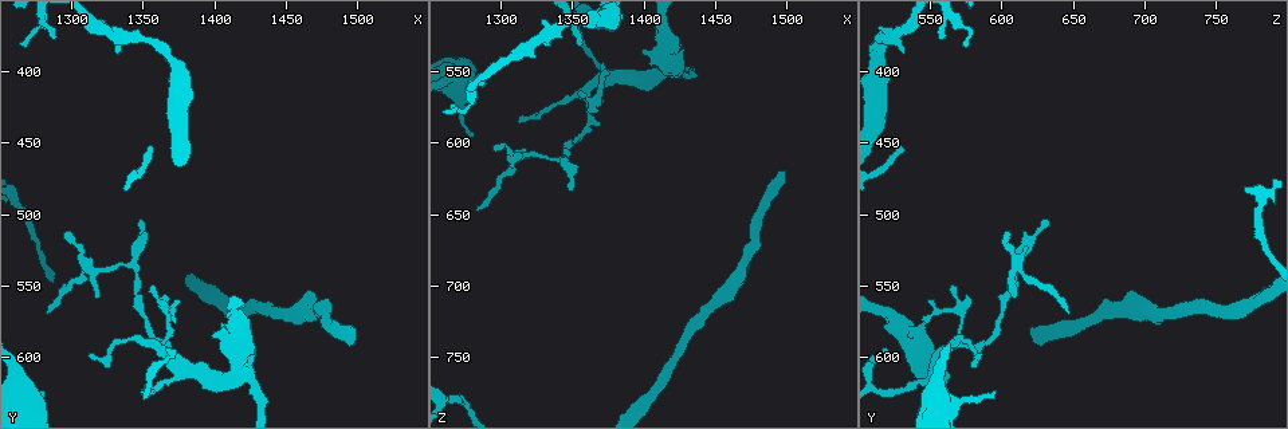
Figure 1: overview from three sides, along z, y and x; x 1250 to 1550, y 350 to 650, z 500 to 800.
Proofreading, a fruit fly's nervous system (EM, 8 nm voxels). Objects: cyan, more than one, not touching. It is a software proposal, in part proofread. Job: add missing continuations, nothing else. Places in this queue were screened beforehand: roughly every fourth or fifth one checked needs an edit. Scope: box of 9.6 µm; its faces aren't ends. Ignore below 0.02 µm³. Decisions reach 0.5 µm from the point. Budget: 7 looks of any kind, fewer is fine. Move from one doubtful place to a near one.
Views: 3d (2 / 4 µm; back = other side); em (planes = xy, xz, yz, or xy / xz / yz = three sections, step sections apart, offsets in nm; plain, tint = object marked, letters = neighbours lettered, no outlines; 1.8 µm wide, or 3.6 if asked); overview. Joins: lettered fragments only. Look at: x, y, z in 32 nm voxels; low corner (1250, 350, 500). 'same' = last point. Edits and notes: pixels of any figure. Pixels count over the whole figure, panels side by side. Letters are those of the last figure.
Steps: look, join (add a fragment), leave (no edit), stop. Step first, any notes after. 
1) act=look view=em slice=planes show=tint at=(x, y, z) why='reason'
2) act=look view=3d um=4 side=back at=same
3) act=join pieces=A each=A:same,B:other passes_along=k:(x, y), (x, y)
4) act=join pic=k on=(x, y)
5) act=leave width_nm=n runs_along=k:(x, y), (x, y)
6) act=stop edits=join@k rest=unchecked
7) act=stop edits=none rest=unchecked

act=look view=em slice=yz step=16 show=plain at=(1348, 506, 634) why='branch stops here'

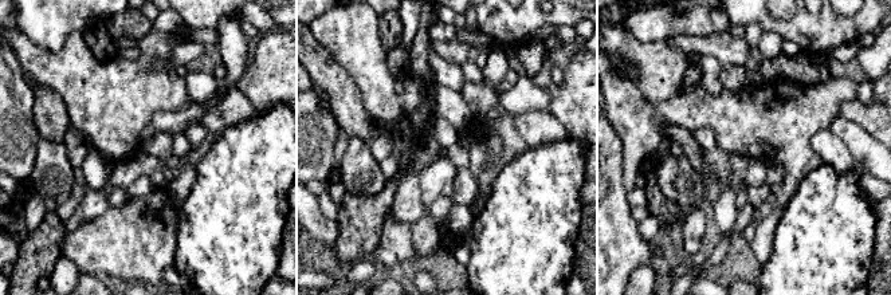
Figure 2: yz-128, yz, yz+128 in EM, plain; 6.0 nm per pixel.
act=look view=em slice=yz step=16 show=letters at=same

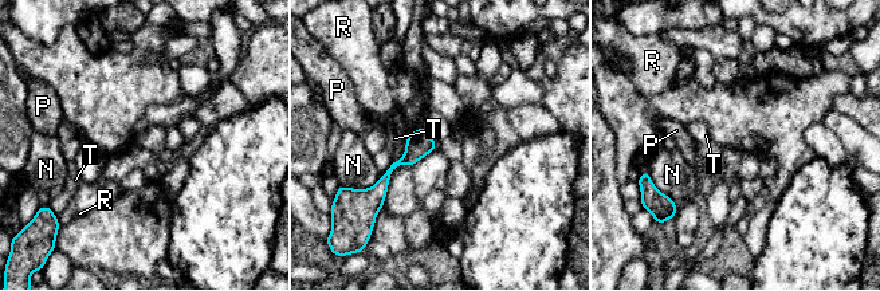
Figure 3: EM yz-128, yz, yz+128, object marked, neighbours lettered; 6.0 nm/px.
act=leave longest_contact=N:150nm each=N:other,P:other,R:other,T:other runs_along=3:(421, 130), (378, 192) found='none of them fits'

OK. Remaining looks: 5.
act=look view=3d um=4 at=(1314, 538, 610) why='a narrow waist'

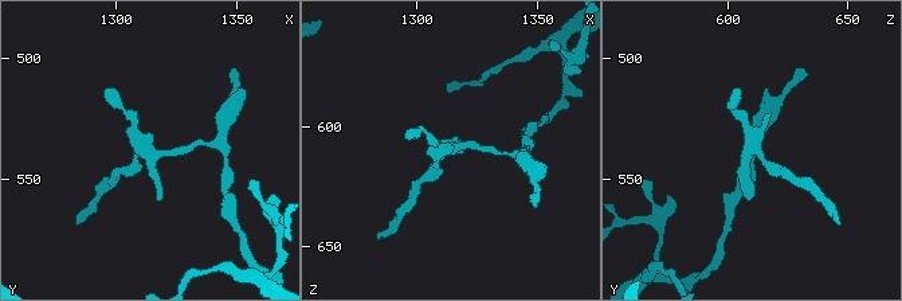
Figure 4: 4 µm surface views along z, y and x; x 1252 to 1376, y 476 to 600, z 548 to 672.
act=look view=em um=3.6 slice=xz step=8 show=tint at=(1312, 539, 609)

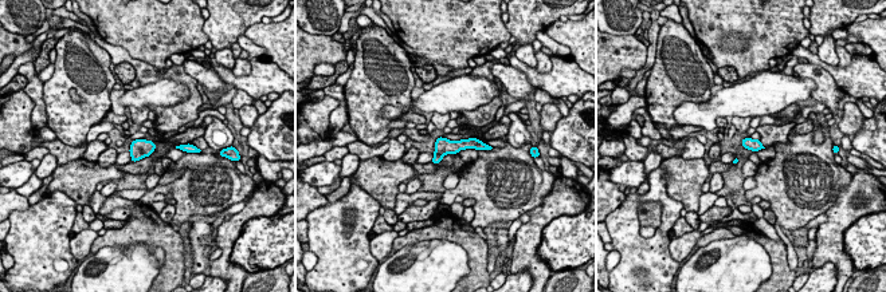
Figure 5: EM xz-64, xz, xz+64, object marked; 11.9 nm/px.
act=look view=em um=3.6 slice=planes show=letters at=same why='another direction'

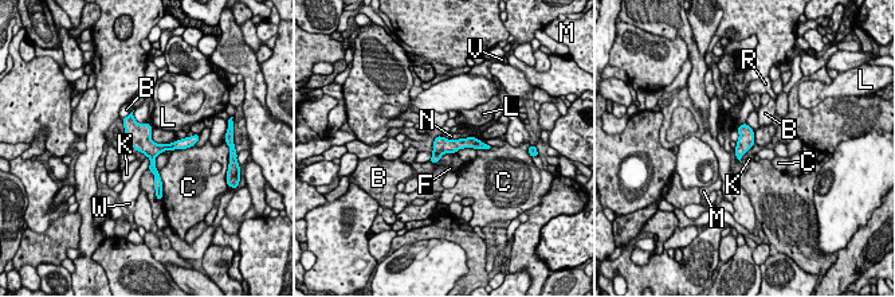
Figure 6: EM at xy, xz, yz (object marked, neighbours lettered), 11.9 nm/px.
act=leave each=B:other,C:other,F:other,K:other,L:other,M:other,N:other,R:other,V:other,W:other found='no lettered fragment goes on from it'

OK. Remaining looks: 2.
act=look view=em slice=planes show=tint at=(1286, 378, 558) why='an open end'

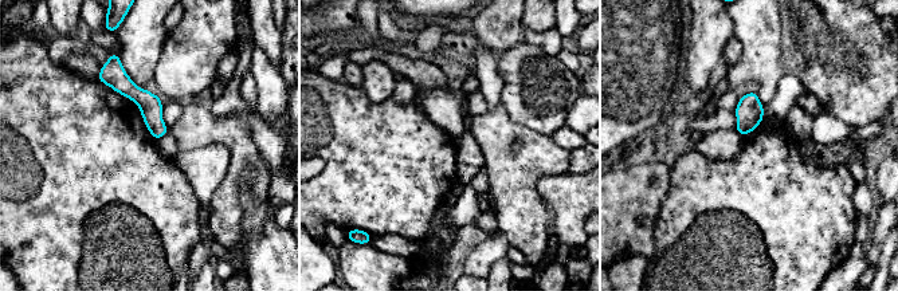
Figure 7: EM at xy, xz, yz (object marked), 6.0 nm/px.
act=look view=em slice=planes show=letters at=same

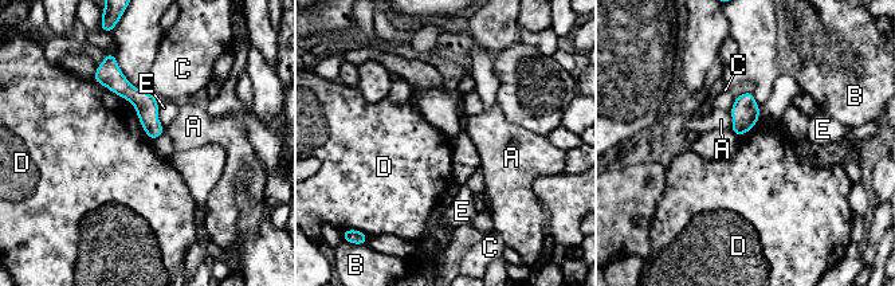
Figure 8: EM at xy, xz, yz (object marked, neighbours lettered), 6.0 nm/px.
act=leave each=A:other,B:other,C:other,D:other,E:other runs_along=8:(99, 77), (126, 90), (159, 130) found='none of them fits'

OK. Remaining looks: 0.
act=stop edits=none rest=unchecked

